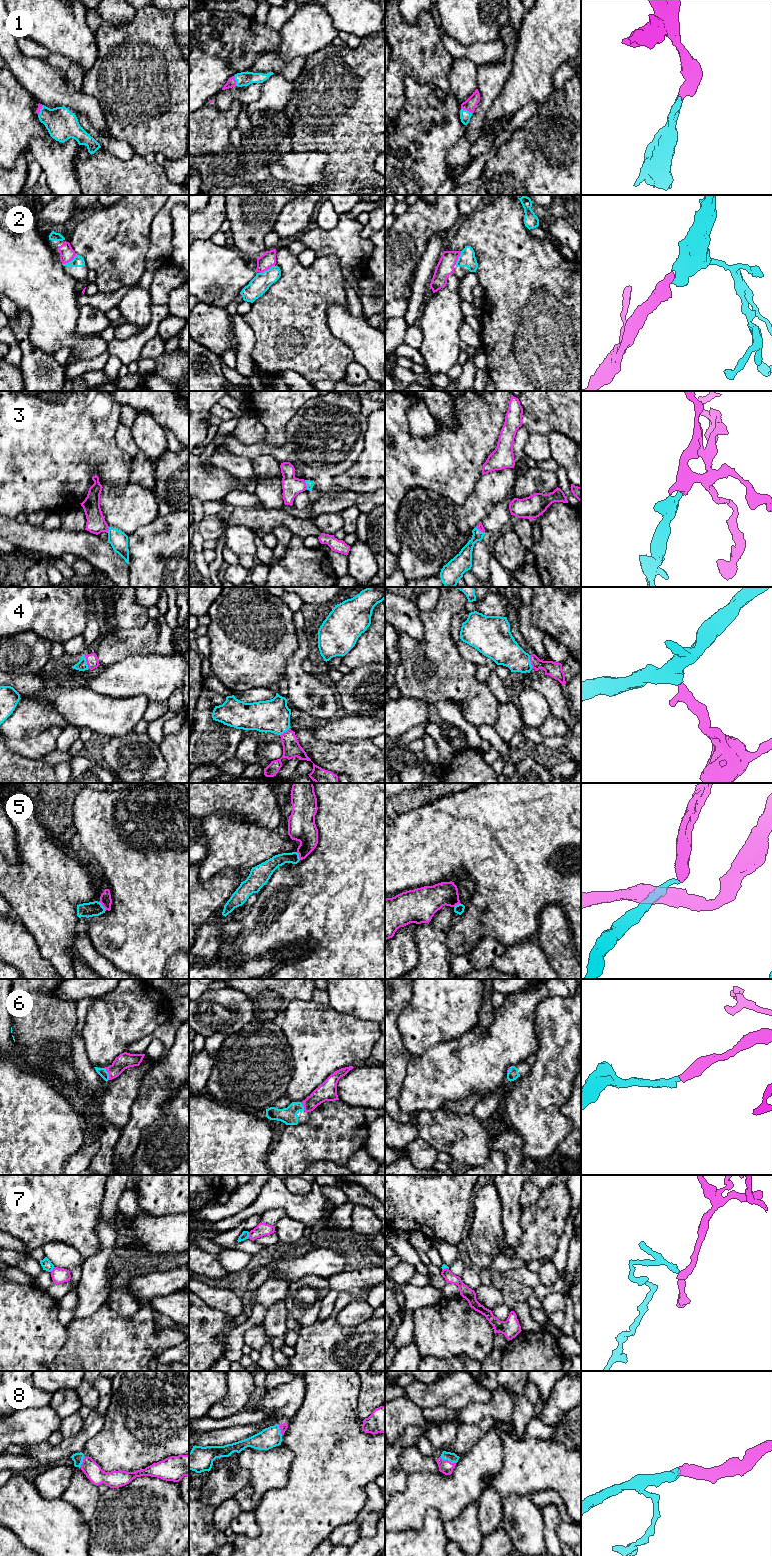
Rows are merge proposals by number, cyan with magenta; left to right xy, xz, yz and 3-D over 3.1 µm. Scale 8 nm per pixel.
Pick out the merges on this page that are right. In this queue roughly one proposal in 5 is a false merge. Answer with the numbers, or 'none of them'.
1, 2, 3, 4, 5, 6, 8

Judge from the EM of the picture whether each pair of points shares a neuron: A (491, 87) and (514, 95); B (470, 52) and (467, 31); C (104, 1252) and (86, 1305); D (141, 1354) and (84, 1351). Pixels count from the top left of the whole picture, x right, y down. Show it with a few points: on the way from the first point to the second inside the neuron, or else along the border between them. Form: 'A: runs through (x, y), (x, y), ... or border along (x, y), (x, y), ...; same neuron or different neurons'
A: border along (511, 69), (502, 92), (488, 110); different neurons
B: border along (448, 35), (462, 45), (492, 42); different neurons
C: runs through (96, 1265), (94, 1268), (92, 1292); same neuron
D: runs through (127, 1354), (98, 1354); same neuron

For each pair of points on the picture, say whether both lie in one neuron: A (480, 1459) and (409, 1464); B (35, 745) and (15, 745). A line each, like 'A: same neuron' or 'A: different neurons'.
A: different neurons
B: same neuron

